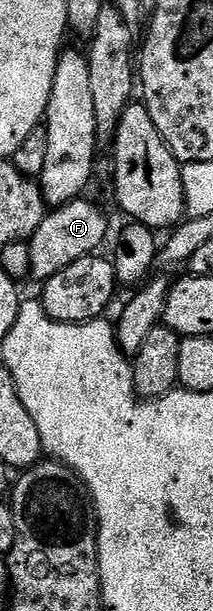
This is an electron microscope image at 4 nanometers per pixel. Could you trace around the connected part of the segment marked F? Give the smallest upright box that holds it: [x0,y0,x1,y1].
[30,197,107,280]

